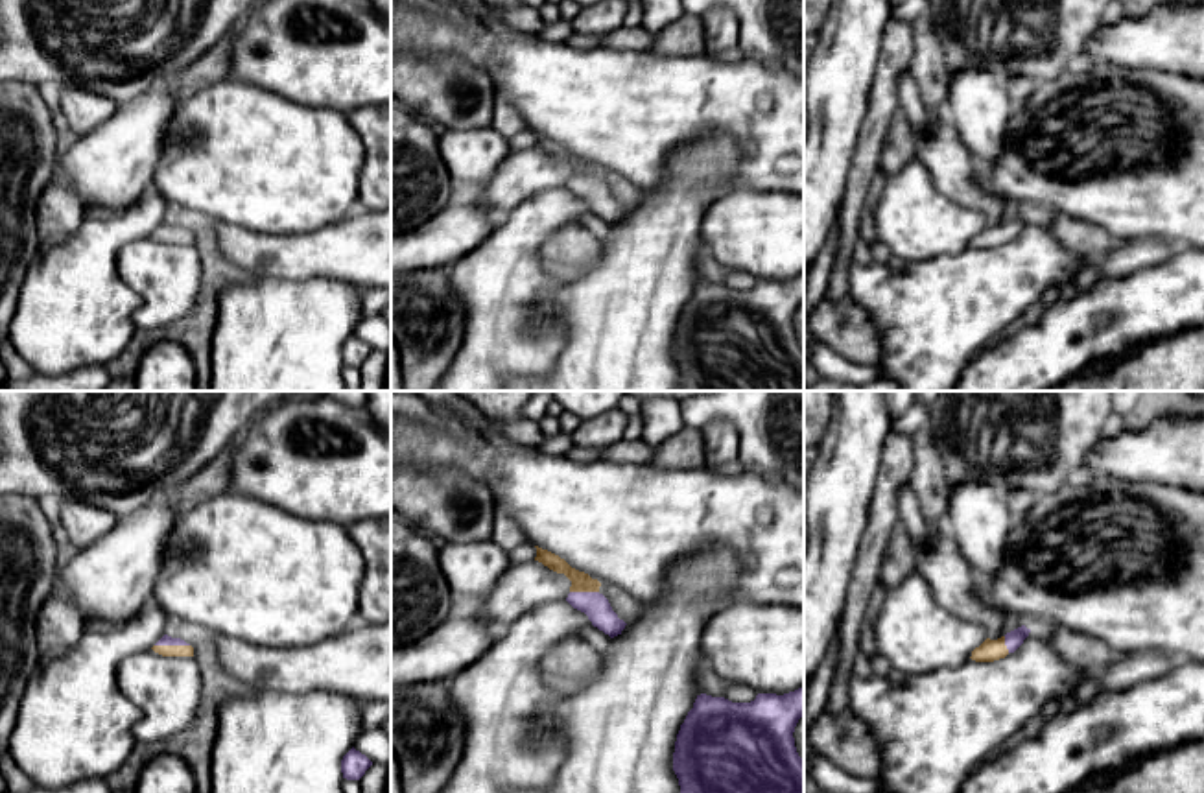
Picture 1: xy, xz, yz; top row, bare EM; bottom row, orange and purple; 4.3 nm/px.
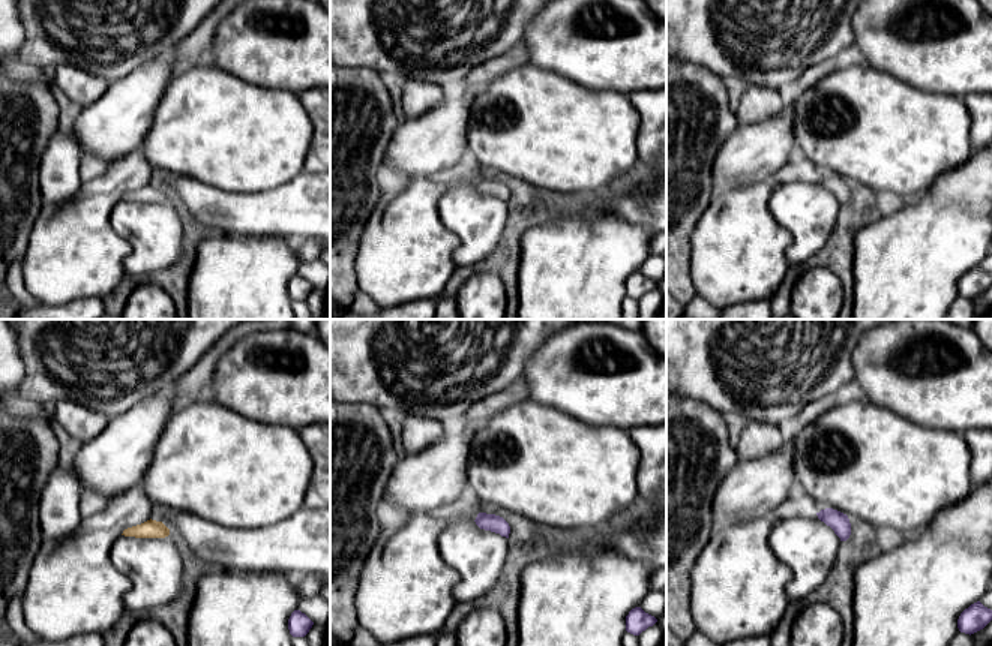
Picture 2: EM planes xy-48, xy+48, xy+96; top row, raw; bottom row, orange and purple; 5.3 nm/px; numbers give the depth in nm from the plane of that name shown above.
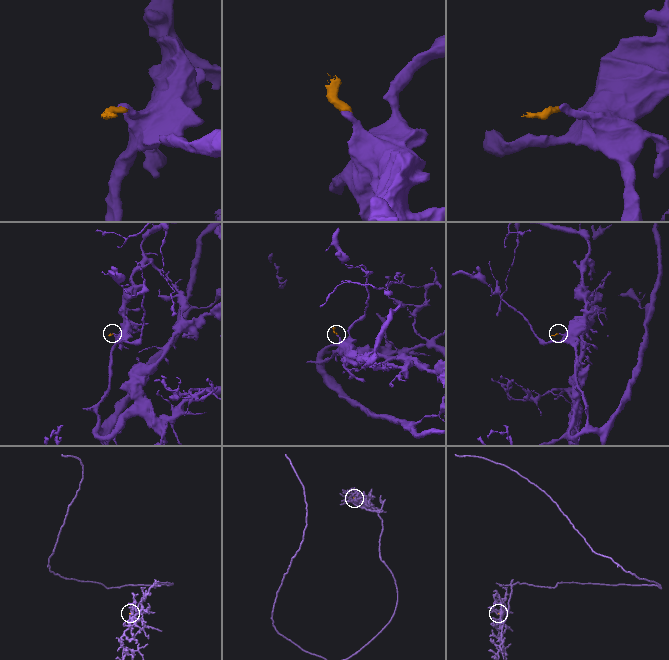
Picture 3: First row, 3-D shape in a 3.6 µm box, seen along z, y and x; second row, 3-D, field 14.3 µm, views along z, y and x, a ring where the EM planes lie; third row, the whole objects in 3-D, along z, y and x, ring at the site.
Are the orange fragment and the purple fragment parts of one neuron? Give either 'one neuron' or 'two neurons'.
one neuron

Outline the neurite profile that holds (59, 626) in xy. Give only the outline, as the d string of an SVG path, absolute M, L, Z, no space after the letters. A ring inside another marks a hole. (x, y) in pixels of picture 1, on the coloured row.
M55 586L42 603L37 618L37 638L41 657L52 657L76 647L81 640L85 623L74 599Z

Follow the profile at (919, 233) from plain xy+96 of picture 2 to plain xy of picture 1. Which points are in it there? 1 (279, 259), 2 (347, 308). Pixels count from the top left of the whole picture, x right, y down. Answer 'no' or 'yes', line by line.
1: no
2: yes

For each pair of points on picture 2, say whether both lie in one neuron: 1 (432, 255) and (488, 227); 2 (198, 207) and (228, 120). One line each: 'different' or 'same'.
1: different
2: different

